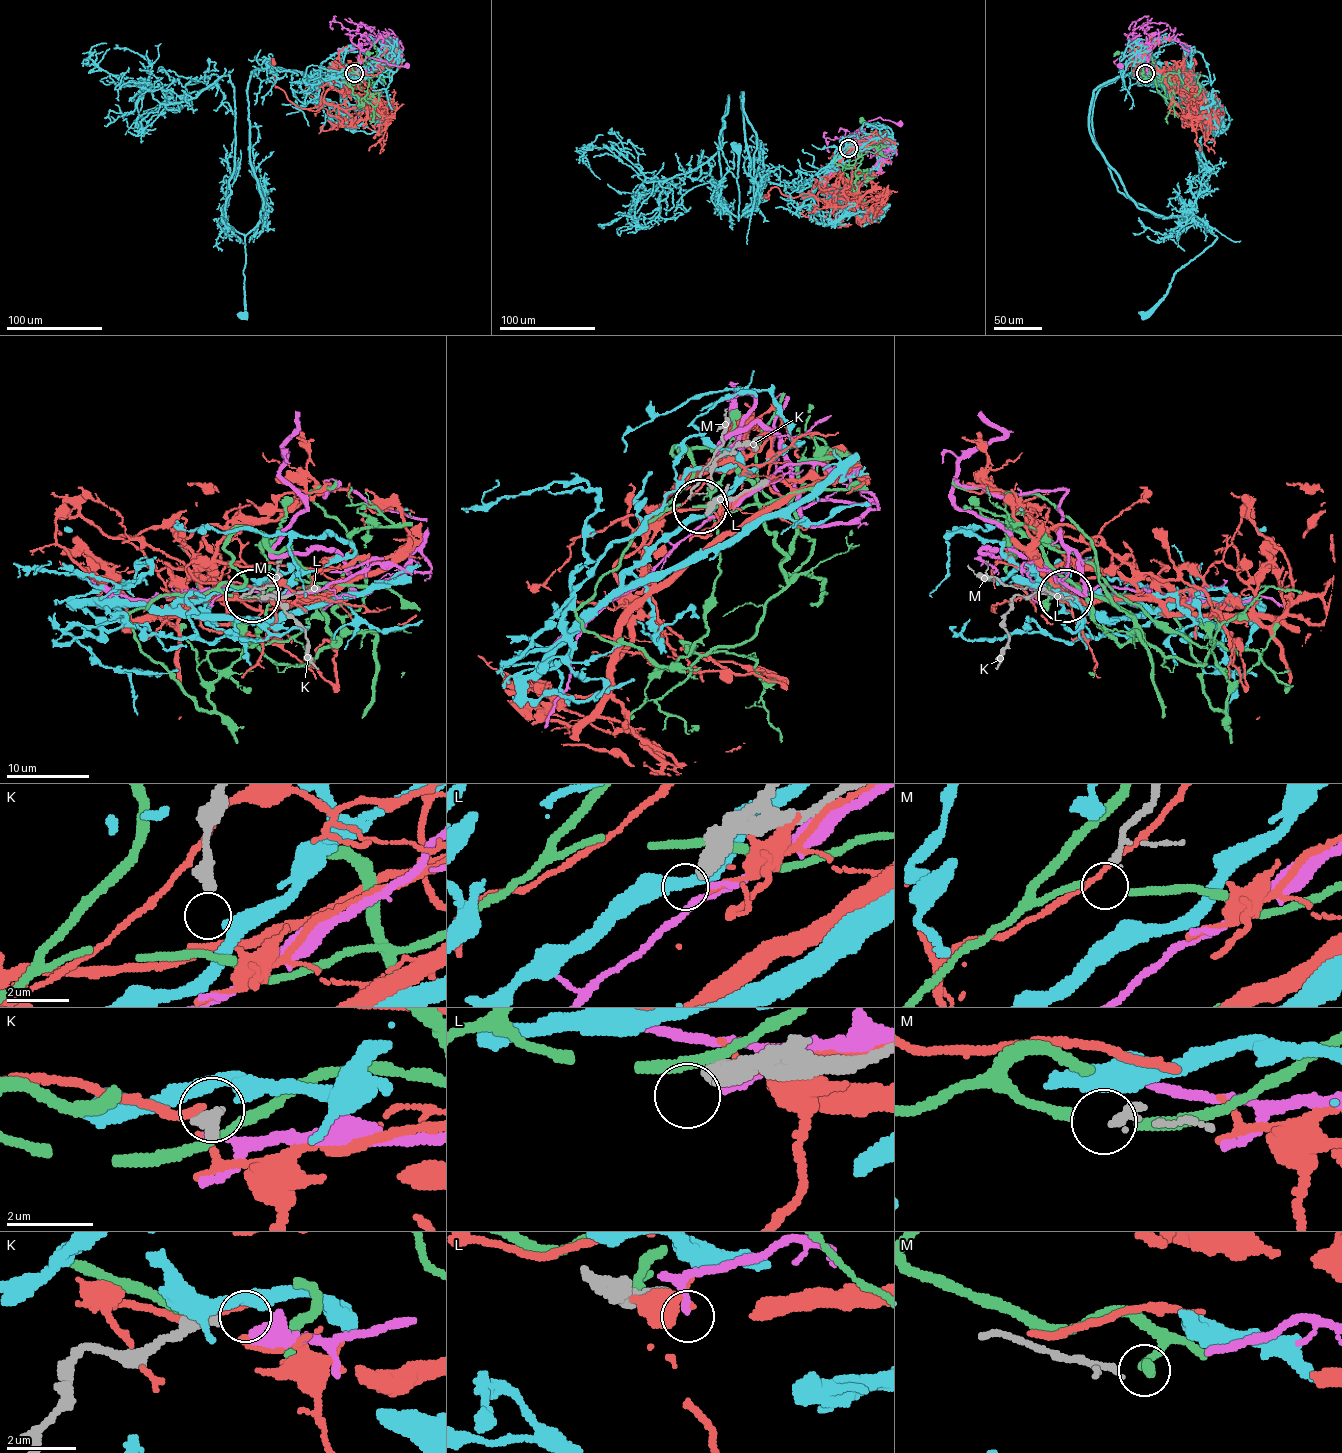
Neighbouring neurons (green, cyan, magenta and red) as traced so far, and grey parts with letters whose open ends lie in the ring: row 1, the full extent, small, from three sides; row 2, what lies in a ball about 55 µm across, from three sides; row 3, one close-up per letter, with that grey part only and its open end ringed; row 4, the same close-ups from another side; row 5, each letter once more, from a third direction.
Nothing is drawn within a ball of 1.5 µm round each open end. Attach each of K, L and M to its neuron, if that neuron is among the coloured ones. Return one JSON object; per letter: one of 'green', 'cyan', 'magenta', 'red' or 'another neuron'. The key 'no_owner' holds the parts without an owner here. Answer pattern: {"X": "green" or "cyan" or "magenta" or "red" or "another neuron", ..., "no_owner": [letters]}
{"K": "cyan", "L": "another neuron", "M": "another neuron", "no_owner": ["L", "M"]}

